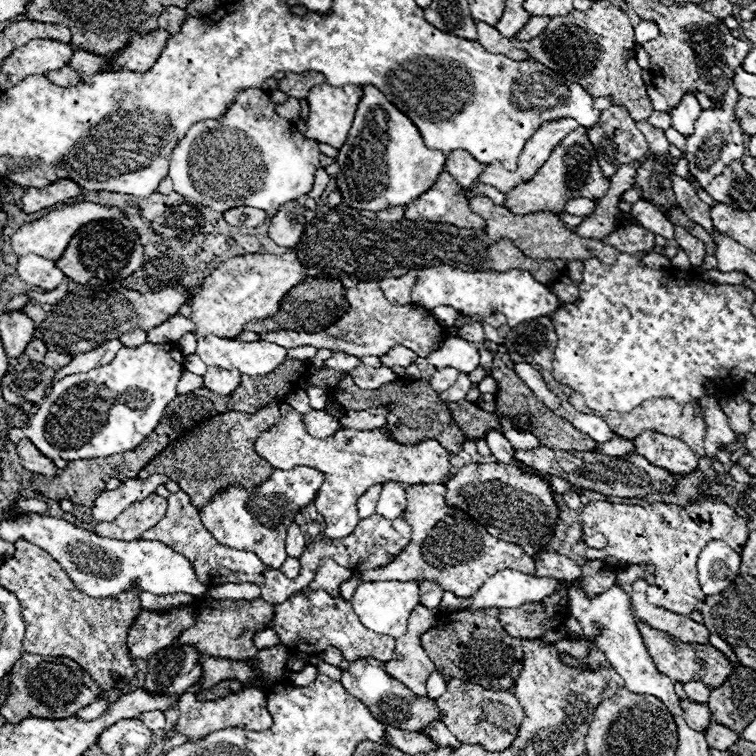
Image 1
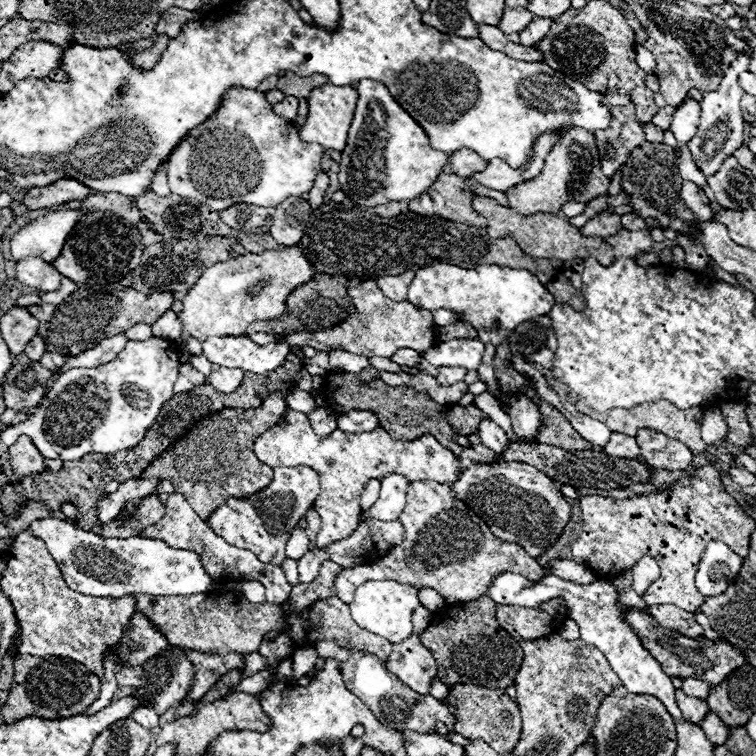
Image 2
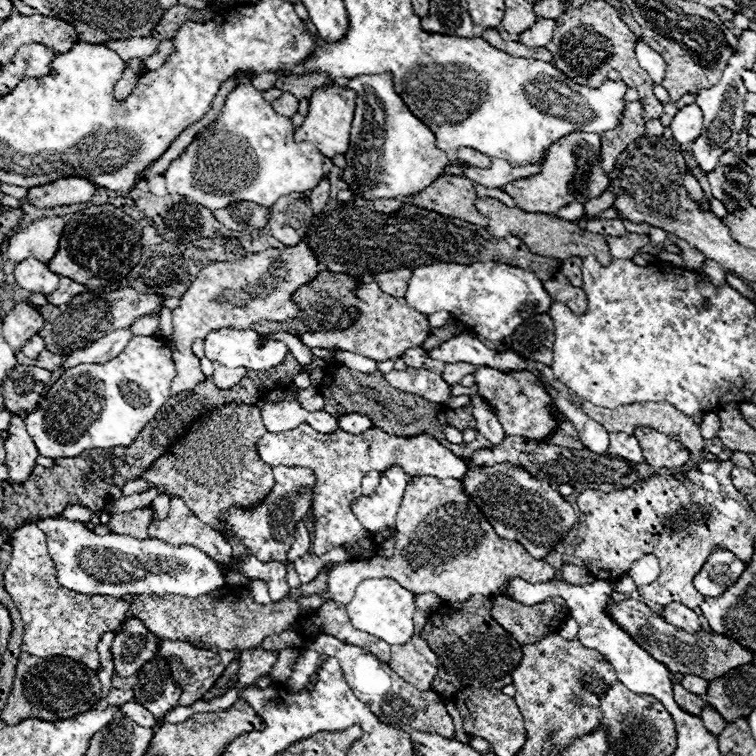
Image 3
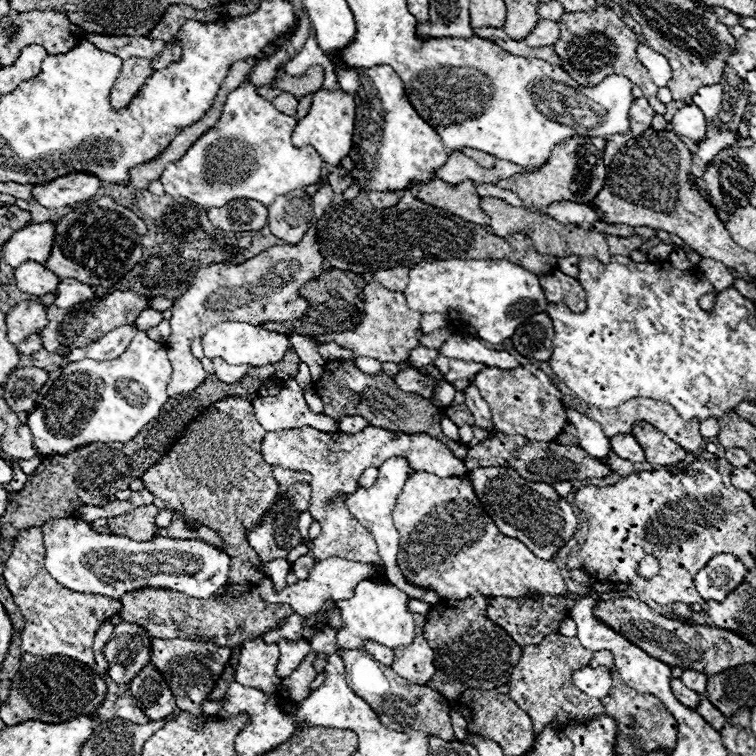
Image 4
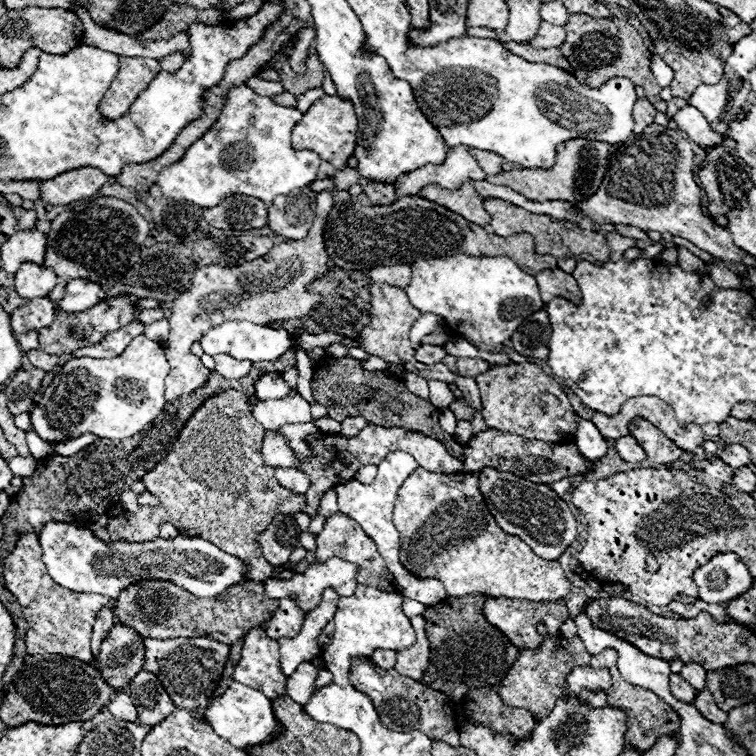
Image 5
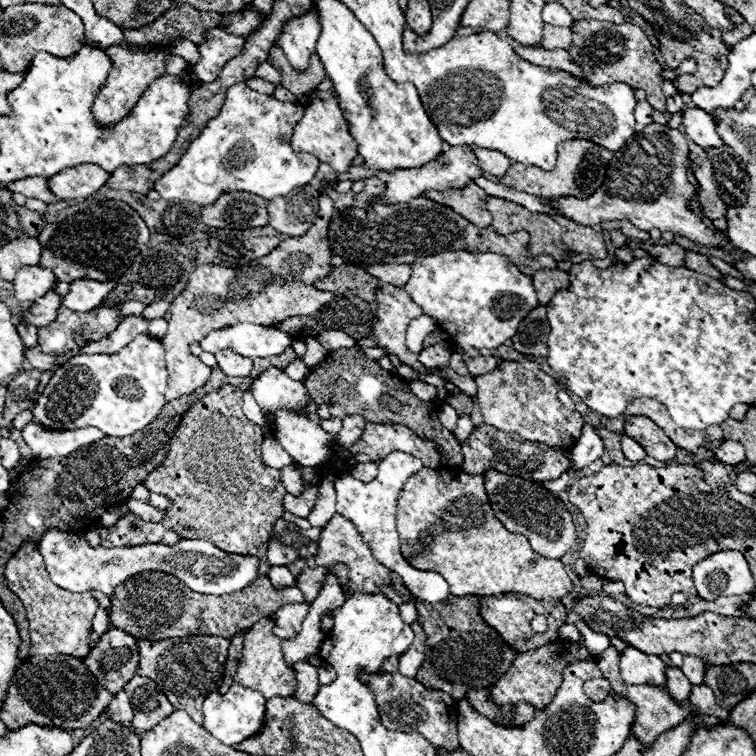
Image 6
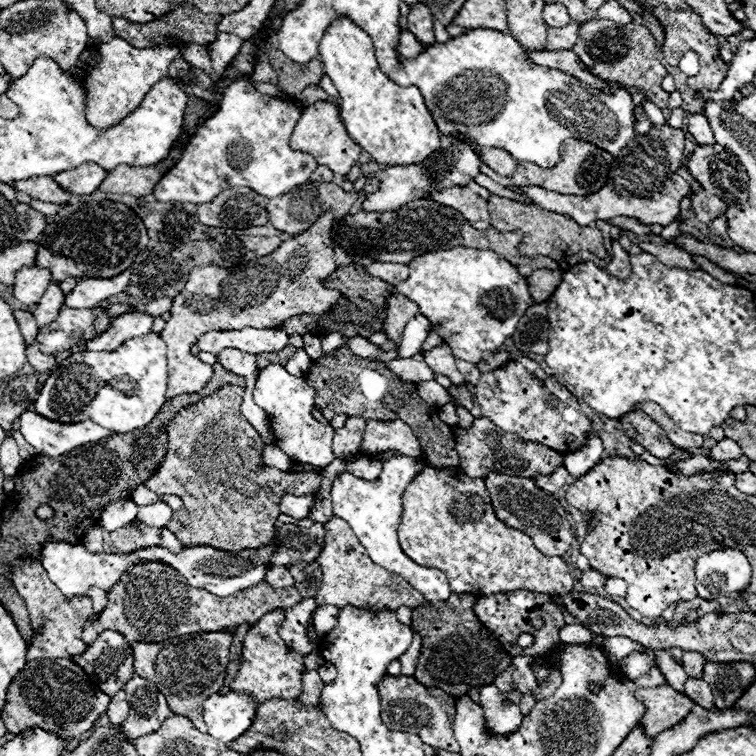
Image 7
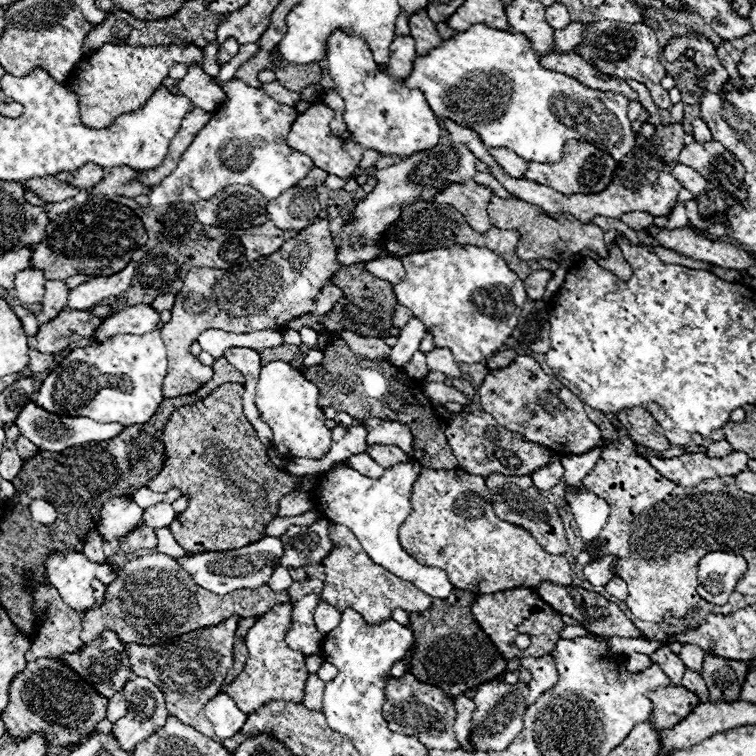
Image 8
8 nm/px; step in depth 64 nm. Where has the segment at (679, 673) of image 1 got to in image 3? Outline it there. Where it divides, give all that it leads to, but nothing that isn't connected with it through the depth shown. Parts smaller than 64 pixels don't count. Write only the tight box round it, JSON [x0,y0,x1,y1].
[608,600,752,680]

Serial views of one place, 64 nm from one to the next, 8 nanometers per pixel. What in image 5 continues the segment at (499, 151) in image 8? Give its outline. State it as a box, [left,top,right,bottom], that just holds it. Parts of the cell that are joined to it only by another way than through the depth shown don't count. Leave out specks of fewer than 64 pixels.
[468,148,504,176]

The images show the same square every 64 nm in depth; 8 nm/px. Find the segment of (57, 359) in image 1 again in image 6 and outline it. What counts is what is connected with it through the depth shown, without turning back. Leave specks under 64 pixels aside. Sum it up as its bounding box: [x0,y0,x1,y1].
[26,346,56,370]

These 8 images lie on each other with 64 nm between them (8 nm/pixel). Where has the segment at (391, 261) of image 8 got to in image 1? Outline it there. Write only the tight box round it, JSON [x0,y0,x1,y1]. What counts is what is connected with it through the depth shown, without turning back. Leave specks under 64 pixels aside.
[378,272,416,306]

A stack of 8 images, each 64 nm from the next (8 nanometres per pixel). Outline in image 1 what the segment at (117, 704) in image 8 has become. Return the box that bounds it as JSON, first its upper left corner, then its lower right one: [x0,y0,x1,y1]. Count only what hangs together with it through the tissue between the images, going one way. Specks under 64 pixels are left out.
[138,710,166,730]

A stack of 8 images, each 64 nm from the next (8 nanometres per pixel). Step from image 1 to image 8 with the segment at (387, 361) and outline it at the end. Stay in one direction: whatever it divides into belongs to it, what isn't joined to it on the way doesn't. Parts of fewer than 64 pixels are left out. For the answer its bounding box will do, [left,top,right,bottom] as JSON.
[426,348,464,378]

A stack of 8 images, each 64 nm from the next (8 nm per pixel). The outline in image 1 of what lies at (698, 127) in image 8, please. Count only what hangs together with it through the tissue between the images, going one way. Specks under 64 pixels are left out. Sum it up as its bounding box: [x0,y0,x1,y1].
[670,92,702,136]

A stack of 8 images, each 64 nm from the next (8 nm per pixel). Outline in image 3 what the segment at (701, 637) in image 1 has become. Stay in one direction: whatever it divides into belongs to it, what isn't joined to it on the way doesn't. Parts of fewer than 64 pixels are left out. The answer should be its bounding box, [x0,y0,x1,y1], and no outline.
[628,556,700,632]

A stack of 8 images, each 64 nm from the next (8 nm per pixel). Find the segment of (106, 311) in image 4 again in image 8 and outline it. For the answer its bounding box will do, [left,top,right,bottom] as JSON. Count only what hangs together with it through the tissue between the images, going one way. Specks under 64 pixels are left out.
[36,308,102,354]

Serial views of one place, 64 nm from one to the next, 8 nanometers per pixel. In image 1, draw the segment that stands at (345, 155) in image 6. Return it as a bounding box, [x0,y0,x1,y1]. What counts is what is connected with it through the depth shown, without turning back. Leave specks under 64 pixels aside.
[306,84,362,148]

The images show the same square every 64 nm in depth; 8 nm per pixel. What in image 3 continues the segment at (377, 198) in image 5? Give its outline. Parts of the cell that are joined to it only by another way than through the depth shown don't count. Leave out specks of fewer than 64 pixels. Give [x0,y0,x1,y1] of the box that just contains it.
[374,198,404,214]

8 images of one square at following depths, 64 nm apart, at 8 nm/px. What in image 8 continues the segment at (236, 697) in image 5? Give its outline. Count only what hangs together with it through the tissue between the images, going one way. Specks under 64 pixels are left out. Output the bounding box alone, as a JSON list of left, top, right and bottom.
[204,694,248,740]

